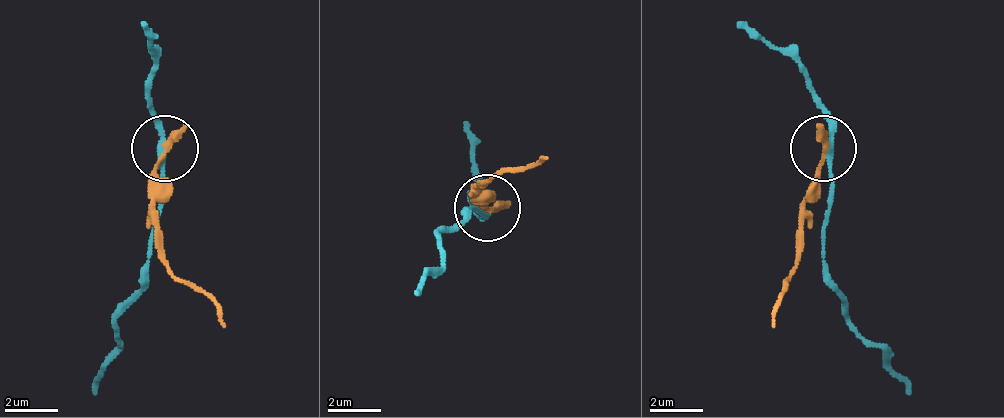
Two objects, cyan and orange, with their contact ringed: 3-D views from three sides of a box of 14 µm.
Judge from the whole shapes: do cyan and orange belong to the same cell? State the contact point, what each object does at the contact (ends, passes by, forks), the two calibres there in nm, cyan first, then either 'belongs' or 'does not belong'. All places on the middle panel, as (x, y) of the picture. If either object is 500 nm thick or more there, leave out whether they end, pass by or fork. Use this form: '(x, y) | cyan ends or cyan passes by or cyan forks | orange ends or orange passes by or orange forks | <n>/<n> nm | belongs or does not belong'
(487, 208) | cyan passes by | orange ends | 240/320 nm | does not belong

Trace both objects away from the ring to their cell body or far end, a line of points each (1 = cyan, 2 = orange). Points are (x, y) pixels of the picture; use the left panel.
1: (166, 149), (146, 282), (113, 322), (120, 349), (93, 395)
2: (166, 149), (160, 249), (226, 329)

